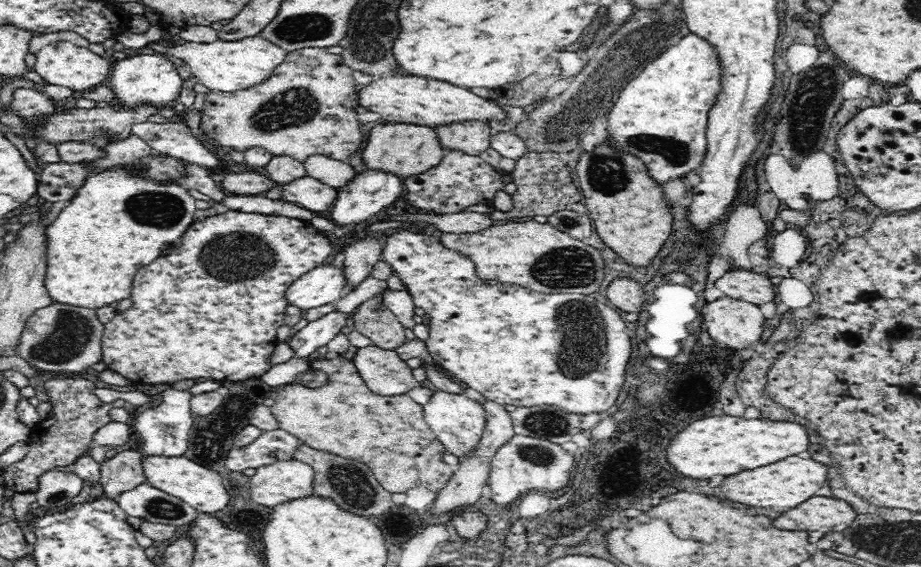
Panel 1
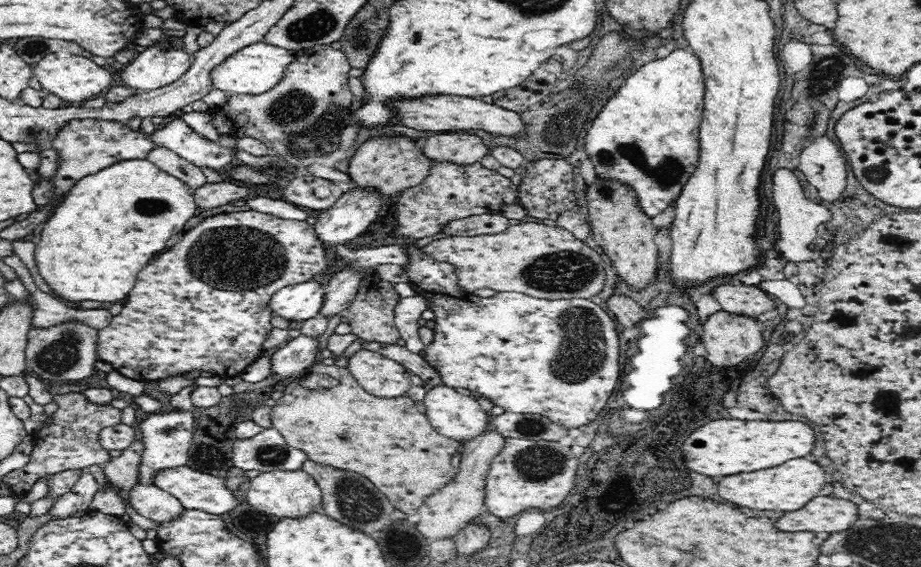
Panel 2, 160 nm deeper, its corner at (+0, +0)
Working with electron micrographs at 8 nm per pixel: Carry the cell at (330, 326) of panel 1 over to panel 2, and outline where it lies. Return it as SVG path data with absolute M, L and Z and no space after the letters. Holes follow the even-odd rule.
M301 335L278 348L271 356L270 376L275 382L298 379L300 372L310 370L319 351L320 338Z

